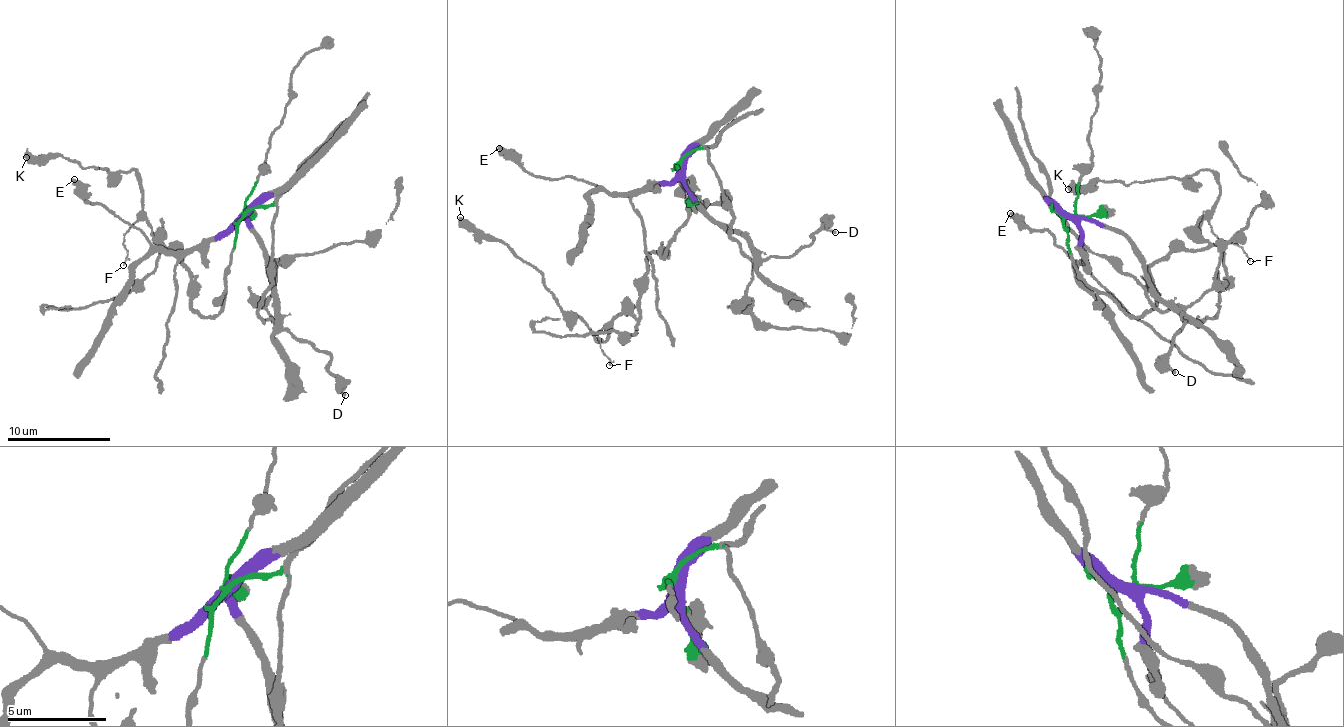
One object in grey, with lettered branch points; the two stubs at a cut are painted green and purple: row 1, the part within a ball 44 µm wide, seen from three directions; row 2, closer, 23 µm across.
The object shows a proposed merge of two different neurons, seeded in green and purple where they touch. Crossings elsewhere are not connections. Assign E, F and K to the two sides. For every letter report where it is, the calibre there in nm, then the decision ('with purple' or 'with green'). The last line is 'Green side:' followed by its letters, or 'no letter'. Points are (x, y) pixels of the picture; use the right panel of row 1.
E: (1010, 213) | 460 nm | with purple
F: (1250, 261) | 110 nm | with green
K: (1068, 189) | 550 nm | with green
Green side: F, K

